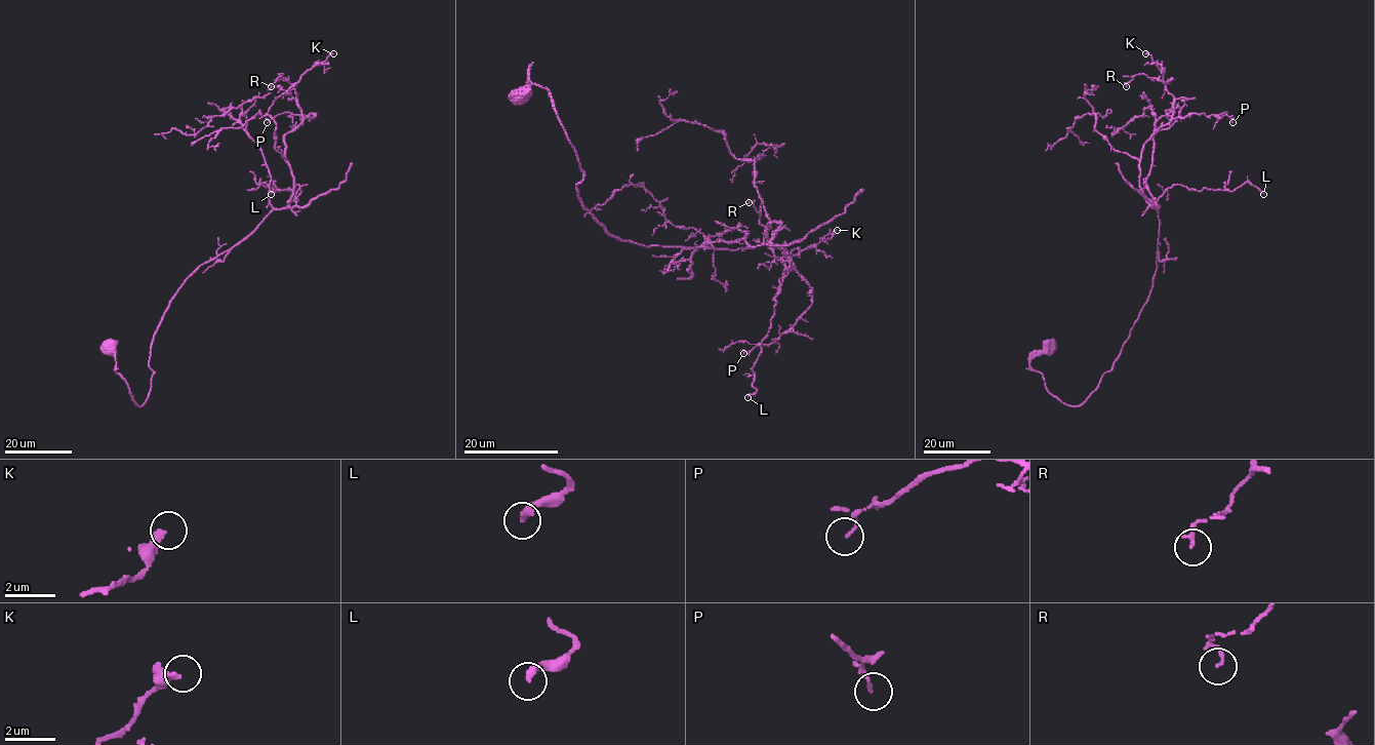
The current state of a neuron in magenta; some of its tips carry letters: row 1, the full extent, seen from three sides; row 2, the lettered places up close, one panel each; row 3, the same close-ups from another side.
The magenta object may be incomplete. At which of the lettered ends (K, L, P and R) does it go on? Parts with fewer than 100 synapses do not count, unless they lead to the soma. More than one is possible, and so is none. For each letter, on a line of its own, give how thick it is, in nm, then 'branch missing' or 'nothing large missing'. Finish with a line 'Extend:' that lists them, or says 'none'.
K: calibre 260 nm; nothing large missing
L: calibre 300 nm; nothing large missing
P: calibre 80 nm; nothing large missing
R: calibre 130 nm; nothing large missing
Extend: none

